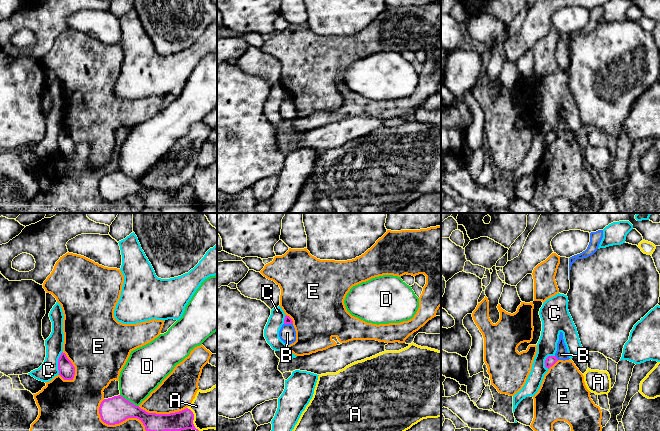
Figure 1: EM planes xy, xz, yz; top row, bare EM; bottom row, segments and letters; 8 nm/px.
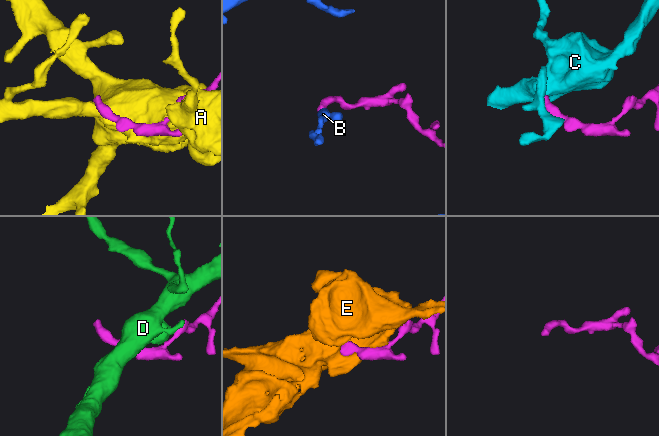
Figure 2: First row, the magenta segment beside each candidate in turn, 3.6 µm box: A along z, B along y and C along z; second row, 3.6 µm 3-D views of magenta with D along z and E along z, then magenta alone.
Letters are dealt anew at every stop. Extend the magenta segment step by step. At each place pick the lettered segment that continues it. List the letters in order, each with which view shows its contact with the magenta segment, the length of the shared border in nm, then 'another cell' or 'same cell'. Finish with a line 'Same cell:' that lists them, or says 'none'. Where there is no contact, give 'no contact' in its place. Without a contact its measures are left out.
A: meets magenta in xy; contact 220 nm long; another cell
B: meets magenta in yz; contact 50 nm long; another cell
C: meets magenta in xy; contact 190 nm long; another cell
D: meets magenta in xy; contact 180 nm long; another cell
E: meets magenta in xy; contact 440 nm long; another cell
Same cell: none

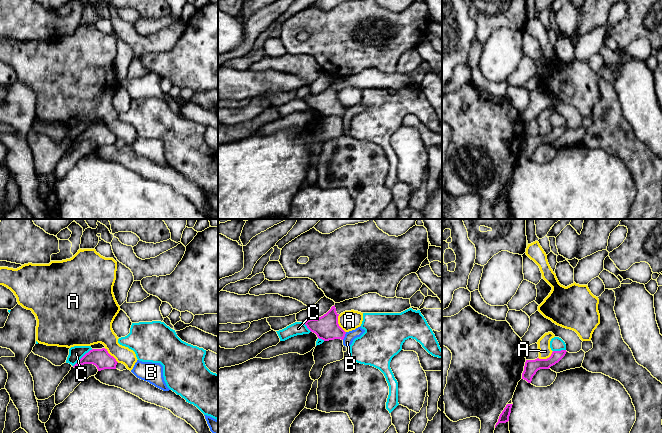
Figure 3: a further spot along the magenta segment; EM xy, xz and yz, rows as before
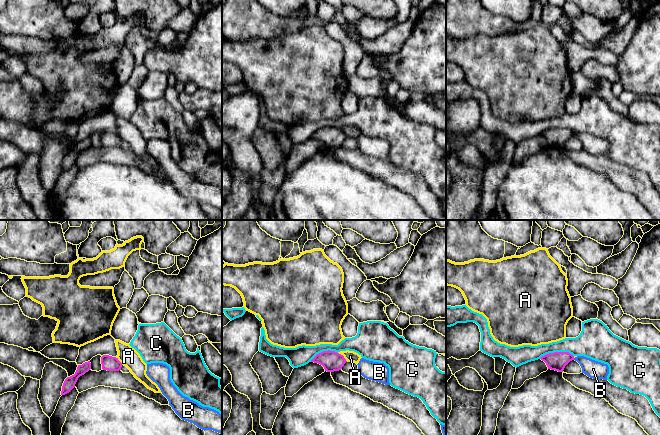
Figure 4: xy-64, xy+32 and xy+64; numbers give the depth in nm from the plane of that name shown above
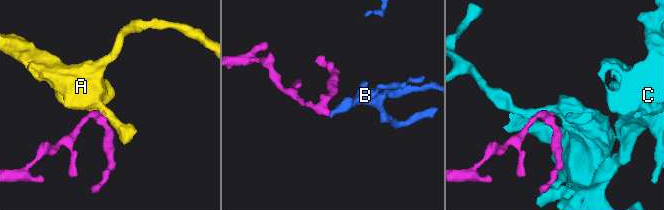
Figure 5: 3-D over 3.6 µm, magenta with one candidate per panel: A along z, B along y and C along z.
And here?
A: meets magenta in xz; contact 160 nm long; another cell
B: meets magenta in xz; contact 70 nm long; another cell
C: meets magenta in xy; contact 220 nm long; another cell
Same cell: none

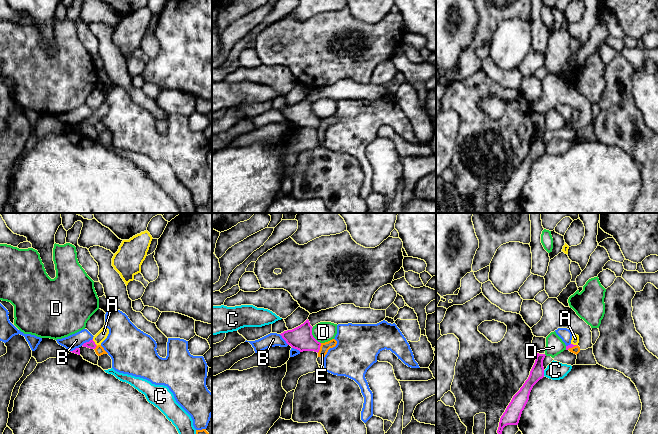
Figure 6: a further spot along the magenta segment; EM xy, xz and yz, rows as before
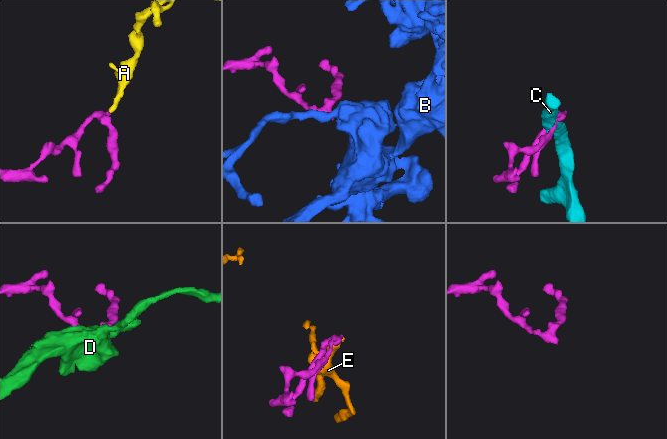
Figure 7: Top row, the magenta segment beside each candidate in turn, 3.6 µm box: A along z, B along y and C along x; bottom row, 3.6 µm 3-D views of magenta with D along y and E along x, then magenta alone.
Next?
A: meets magenta in xy; contact 70 nm long; same cell
B: meets magenta in xy; contact 110 nm long; another cell
C: meets magenta in yz; contact 50 nm long; another cell
D: meets magenta in xz; contact 150 nm long; another cell
E: meets magenta in xz; contact 90 nm long; another cell
Same cell: A

